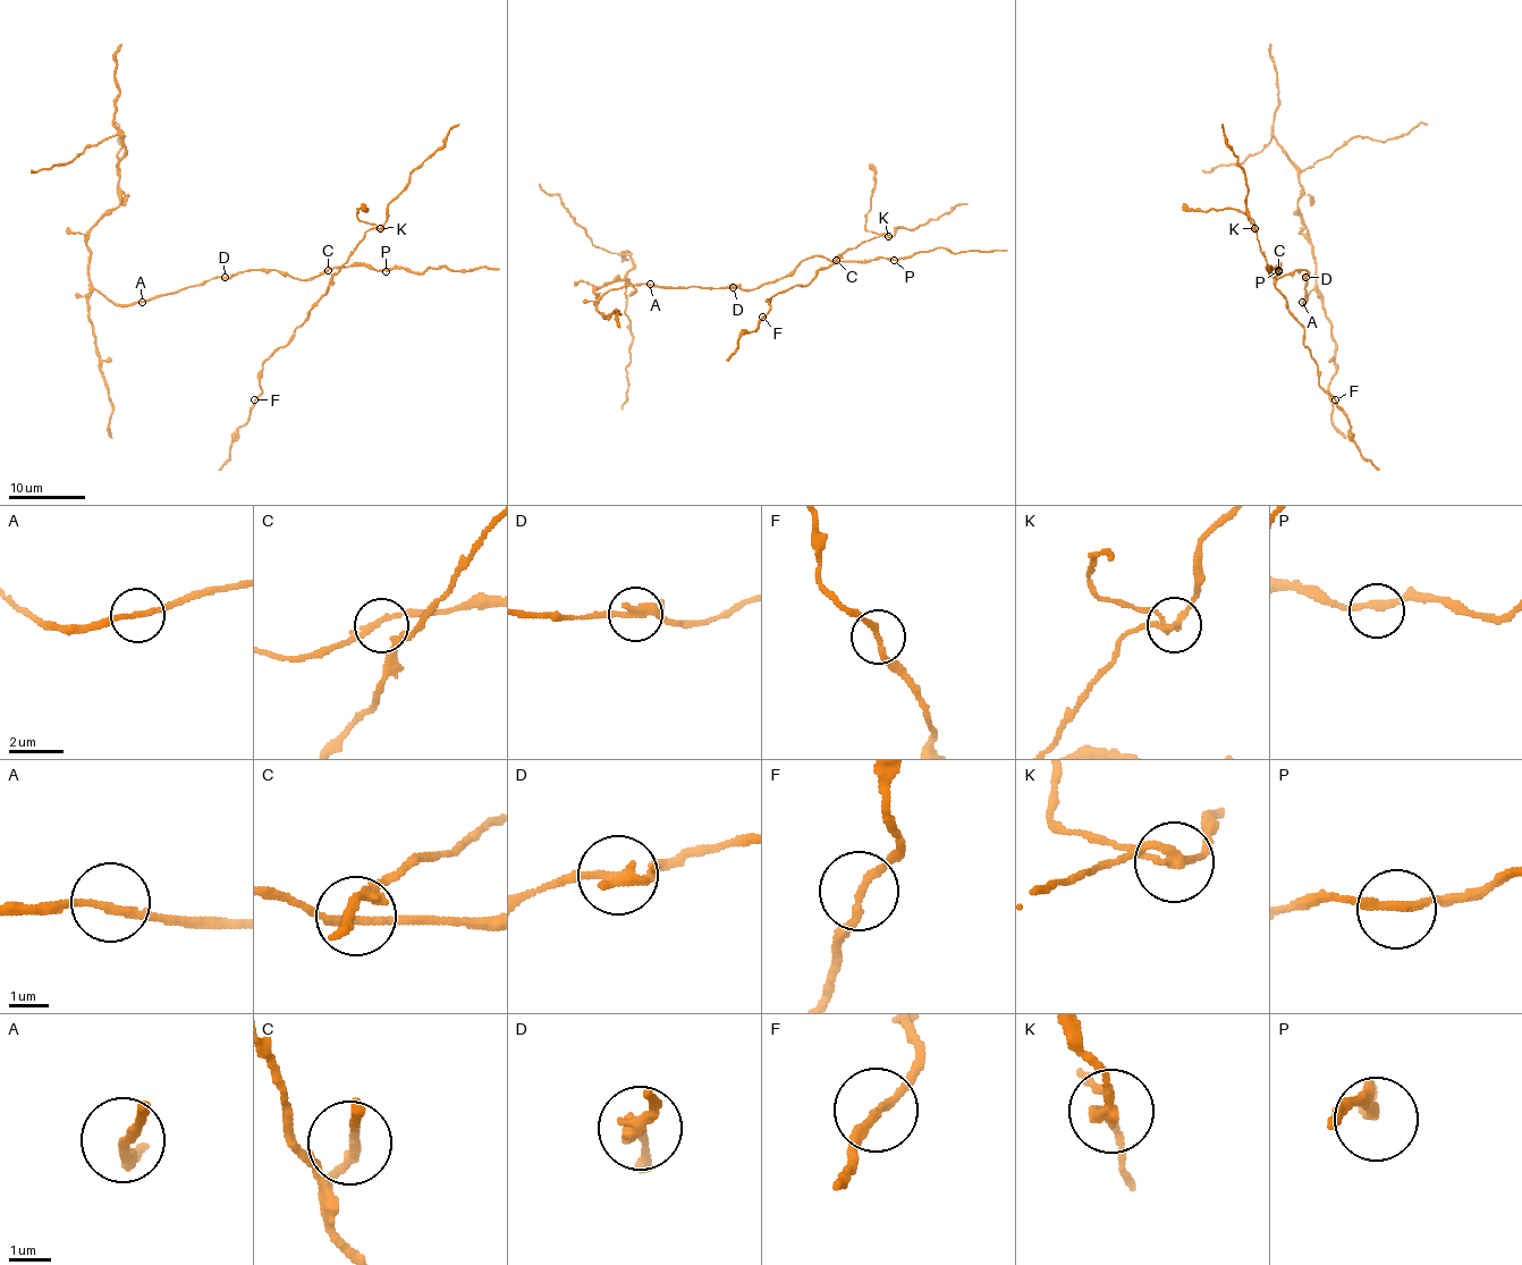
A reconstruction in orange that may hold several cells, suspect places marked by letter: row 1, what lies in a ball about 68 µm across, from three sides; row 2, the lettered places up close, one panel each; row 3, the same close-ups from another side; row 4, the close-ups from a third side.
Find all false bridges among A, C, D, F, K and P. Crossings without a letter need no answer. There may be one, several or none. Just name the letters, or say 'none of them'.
K

